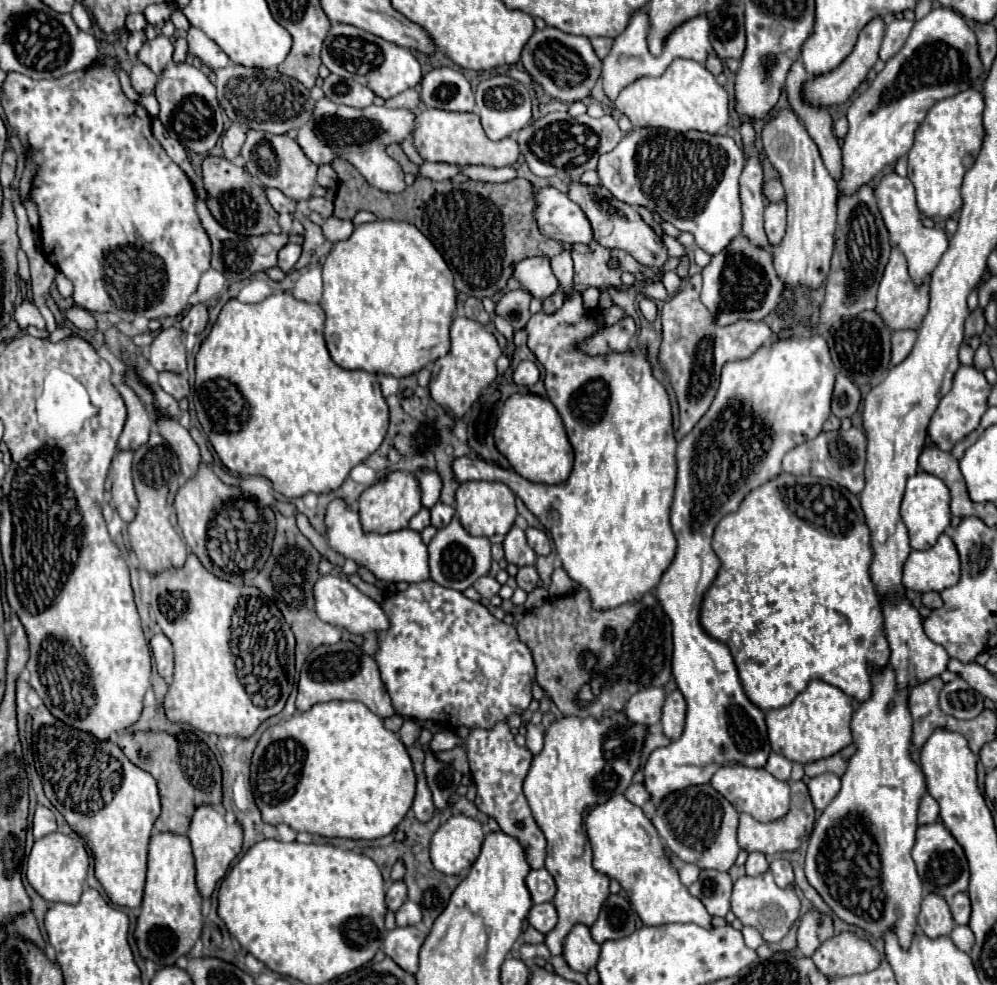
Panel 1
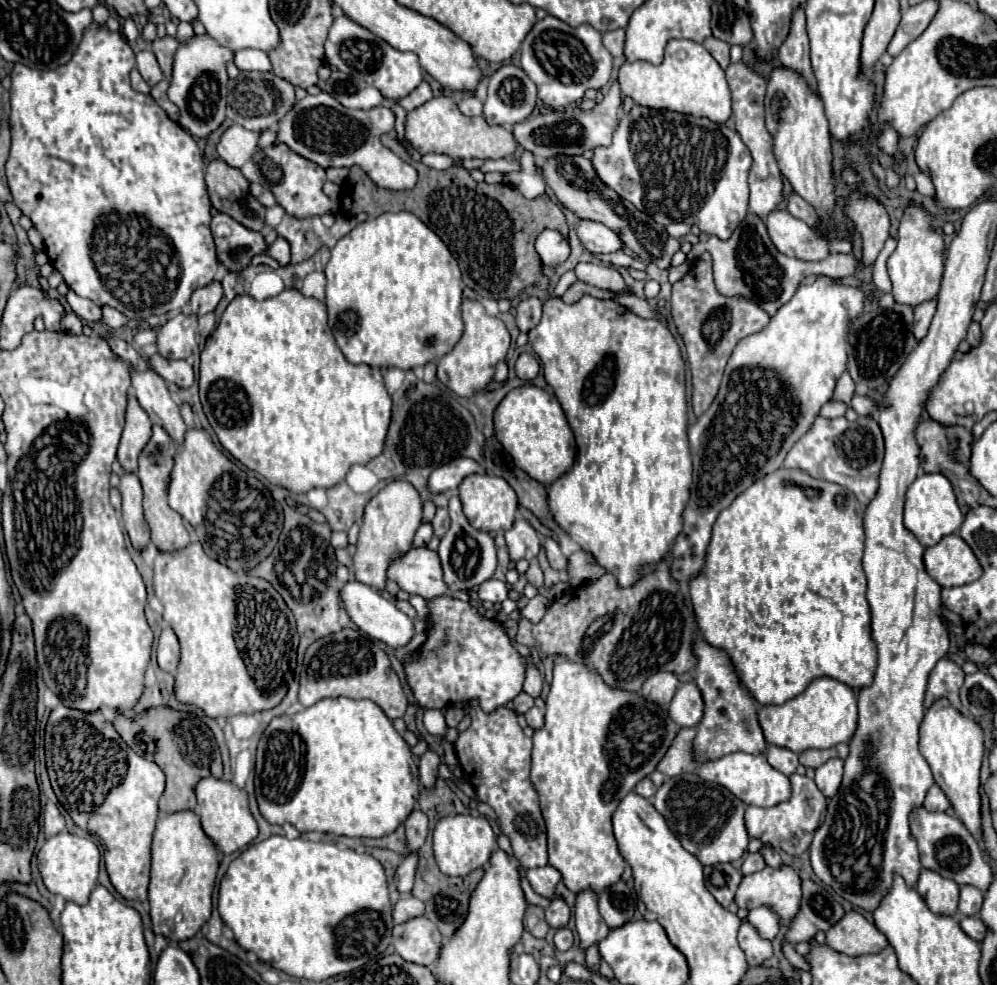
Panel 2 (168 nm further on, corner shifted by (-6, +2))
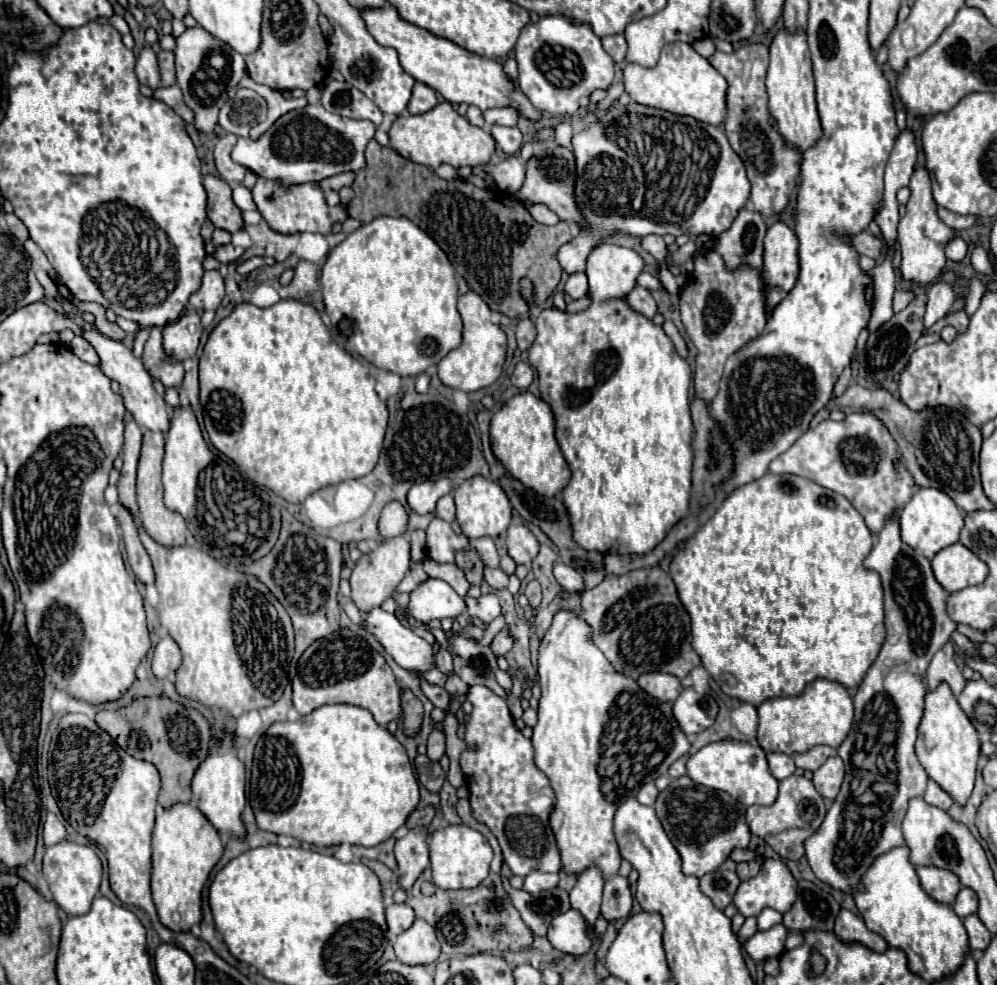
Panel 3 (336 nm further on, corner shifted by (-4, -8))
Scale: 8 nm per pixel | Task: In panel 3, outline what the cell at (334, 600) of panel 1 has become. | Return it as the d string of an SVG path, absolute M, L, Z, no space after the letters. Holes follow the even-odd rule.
M374 607L364 613L362 629L374 635L400 667L414 671L426 671L434 667L432 645L418 637L410 627L402 625L394 613Z

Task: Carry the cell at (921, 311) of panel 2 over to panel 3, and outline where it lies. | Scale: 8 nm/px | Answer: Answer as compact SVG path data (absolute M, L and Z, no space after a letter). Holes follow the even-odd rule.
M942 281L934 283L934 285L926 291L926 295L928 295L928 303L926 303L926 313L924 313L924 333L926 333L936 321L940 321L940 319L946 317L950 305L952 305L954 299L956 299L952 287L950 287L948 283L942 283Z

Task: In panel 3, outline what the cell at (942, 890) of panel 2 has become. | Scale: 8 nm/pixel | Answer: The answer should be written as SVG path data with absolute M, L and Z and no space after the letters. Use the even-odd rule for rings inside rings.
M920 867L916 869L920 875L920 885L922 889L936 899L938 903L946 903L952 905L958 891L960 891L960 883L958 877L950 871L942 871L938 867Z

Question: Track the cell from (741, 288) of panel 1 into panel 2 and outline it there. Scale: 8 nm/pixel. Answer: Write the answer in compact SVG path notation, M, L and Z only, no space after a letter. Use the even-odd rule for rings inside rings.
M748 211L746 219L734 229L728 241L710 237L706 241L706 251L714 259L714 279L722 295L744 295L758 305L768 315L774 315L798 289L806 275L828 275L828 277L850 277L858 269L858 259L854 255L830 255L820 263L806 263L782 255L766 233L766 225L760 217Z

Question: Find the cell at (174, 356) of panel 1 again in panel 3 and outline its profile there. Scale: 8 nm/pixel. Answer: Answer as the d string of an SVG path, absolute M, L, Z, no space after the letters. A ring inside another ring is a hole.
M196 311L184 313L178 321L168 323L162 329L164 353L174 361L186 361L196 355L200 335L202 335L200 315Z

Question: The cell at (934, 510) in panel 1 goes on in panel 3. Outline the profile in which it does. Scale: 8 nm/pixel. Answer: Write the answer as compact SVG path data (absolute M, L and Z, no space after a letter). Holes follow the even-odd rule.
M934 487L918 489L914 493L914 497L904 505L904 509L900 513L902 541L906 545L910 545L914 551L926 555L928 559L932 559L940 549L956 543L962 525L964 525L962 513L956 507L956 503L944 491L938 491Z

